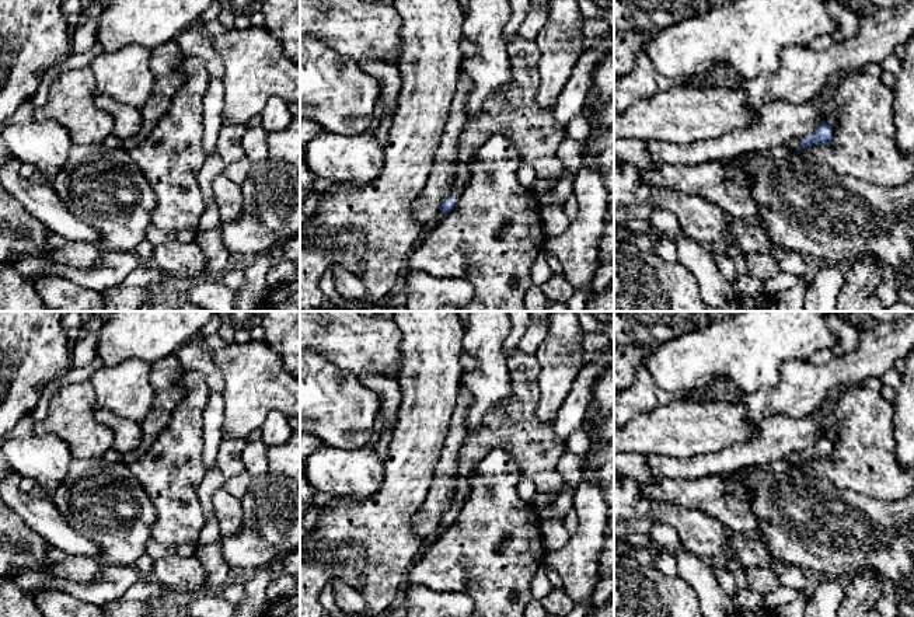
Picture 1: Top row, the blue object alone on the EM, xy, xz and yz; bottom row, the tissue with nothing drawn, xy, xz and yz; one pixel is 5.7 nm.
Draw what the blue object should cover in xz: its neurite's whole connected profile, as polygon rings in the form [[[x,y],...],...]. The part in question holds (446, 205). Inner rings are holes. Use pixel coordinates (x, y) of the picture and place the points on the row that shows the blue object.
[[[516,35],[507,43],[507,53],[512,81],[486,100],[482,112],[478,116],[467,118],[458,139],[458,161],[454,182],[450,194],[440,203],[440,213],[447,215],[454,209],[468,184],[470,164],[472,163],[477,150],[493,137],[510,140],[517,150],[521,164],[530,165],[537,178],[552,182],[551,191],[555,189],[561,181],[564,165],[558,157],[558,149],[566,137],[566,132],[558,125],[554,116],[554,107],[543,109],[536,102],[540,86],[538,45],[536,41],[528,41]]]

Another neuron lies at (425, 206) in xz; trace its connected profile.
[[[461,65],[454,98],[435,150],[432,171],[426,185],[412,202],[412,216],[422,224],[440,213],[440,203],[453,187],[458,161],[458,139],[467,121],[465,101],[468,94],[470,77]]]

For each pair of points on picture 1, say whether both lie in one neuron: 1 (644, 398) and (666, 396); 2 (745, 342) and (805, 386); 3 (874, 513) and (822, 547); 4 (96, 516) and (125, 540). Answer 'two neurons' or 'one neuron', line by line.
1: one neuron
2: two neurons
3: one neuron
4: one neuron

